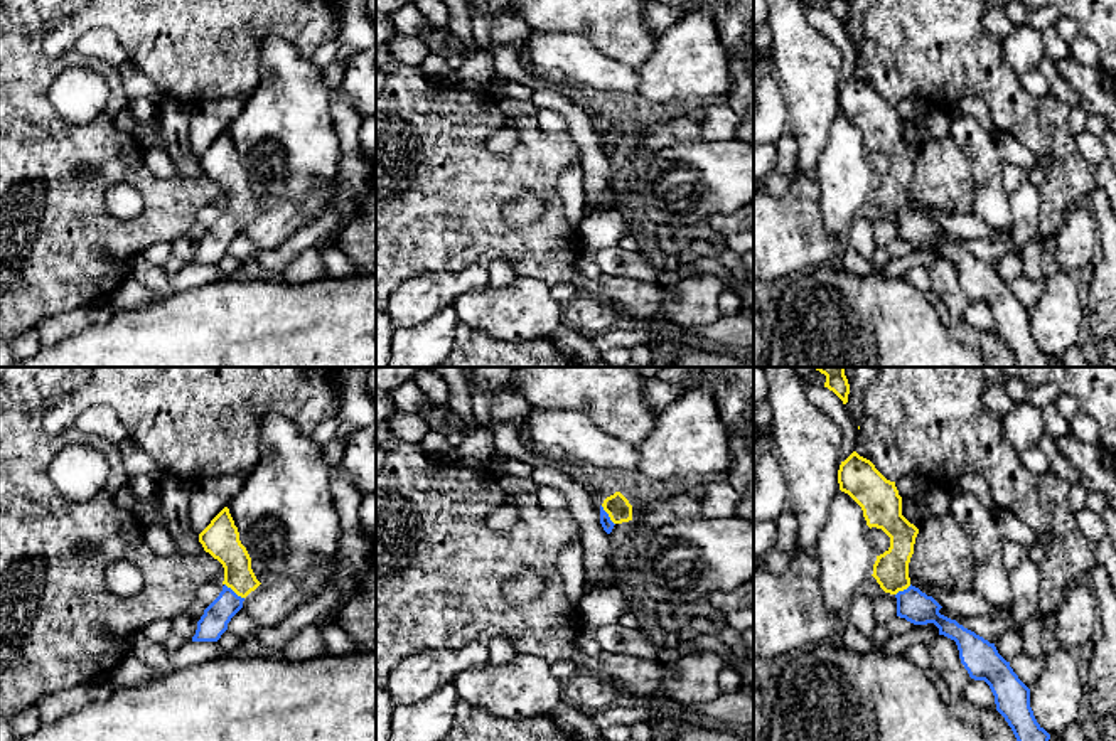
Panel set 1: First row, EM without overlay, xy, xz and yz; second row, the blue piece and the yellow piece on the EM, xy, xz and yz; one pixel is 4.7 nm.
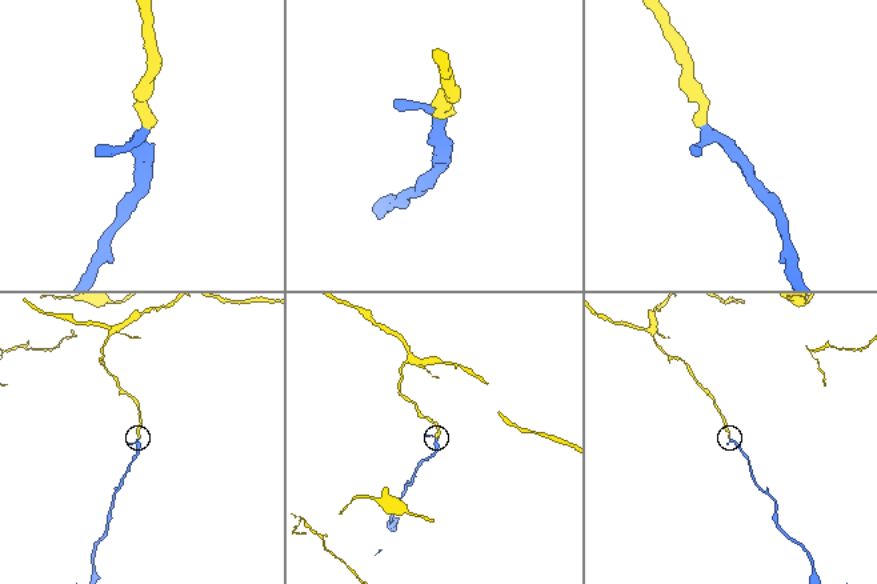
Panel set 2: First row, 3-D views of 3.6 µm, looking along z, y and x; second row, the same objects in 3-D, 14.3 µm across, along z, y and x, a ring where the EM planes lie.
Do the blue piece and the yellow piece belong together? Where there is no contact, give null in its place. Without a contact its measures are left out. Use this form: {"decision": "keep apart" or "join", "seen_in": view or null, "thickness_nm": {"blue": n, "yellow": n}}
{"decision": "join", "seen_in": "xy", "thickness_nm": {"blue": 140, "yellow": 170}}

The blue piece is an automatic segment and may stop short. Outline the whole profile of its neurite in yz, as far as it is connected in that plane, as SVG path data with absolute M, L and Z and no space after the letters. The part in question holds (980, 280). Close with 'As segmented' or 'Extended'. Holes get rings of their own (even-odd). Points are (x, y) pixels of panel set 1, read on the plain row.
M853 74L840 88L838 106L840 113L861 130L867 148L882 152L890 160L890 170L877 179L872 199L885 216L897 221L897 239L914 248L934 246L939 258L956 264L961 286L971 301L990 308L996 333L1011 350L1018 367L1049 367L1050 357L1037 345L1030 330L1030 312L998 276L995 266L941 237L942 229L910 207L909 185L919 152L902 138L902 120L895 104L887 103L870 83Z. Extended

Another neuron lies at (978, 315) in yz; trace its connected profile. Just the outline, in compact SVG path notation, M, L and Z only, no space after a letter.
M971 301L964 313L964 322L974 327L979 333L988 332L998 335L995 318L985 303Z

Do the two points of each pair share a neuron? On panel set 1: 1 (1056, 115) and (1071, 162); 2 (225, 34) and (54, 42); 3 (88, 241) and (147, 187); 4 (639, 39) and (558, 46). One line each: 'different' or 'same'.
1: same
2: same
3: same
4: different

